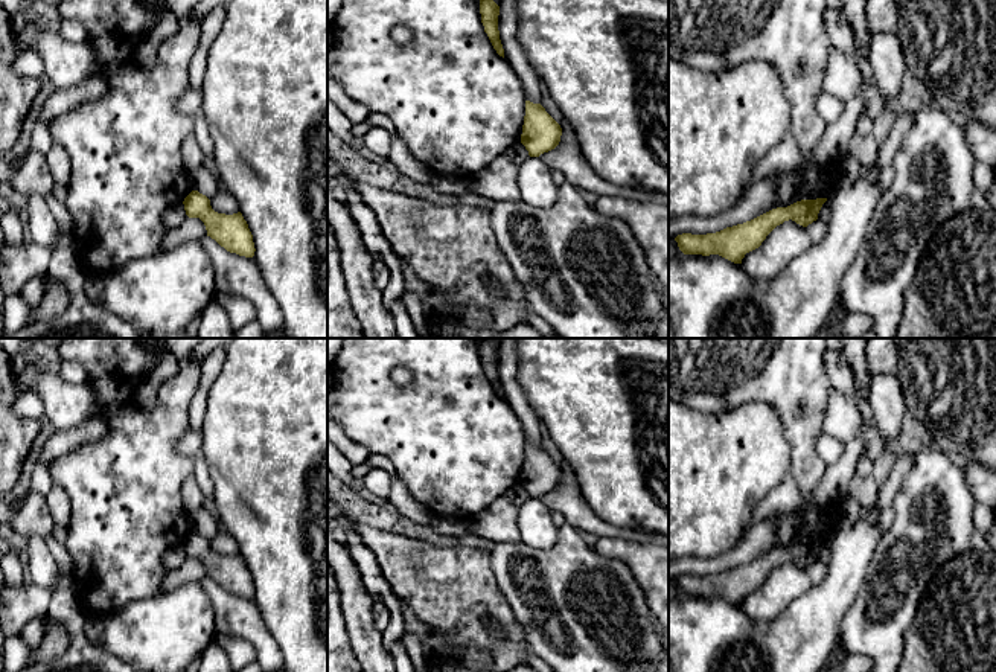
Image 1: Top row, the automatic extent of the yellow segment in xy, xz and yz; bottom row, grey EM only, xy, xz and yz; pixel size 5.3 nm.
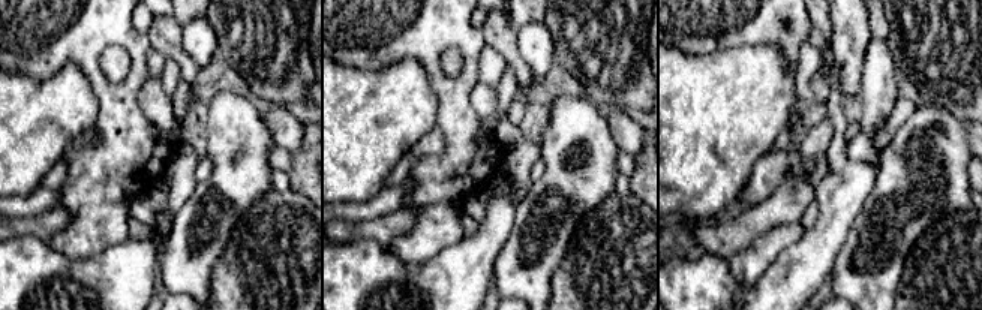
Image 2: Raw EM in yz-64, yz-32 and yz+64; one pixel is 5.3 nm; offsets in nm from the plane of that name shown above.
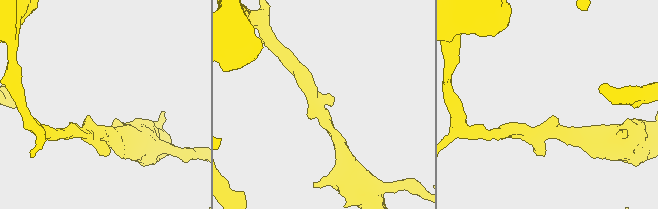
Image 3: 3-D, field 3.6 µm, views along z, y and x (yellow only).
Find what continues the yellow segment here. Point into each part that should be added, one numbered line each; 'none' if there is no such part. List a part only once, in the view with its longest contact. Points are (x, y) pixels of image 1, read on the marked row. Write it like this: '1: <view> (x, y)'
none

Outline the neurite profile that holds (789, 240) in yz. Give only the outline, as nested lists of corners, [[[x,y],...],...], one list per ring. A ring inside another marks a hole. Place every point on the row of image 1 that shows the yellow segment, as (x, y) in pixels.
[[[789,219],[777,226],[758,248],[746,253],[742,267],[752,280],[771,280],[812,245],[807,227]]]

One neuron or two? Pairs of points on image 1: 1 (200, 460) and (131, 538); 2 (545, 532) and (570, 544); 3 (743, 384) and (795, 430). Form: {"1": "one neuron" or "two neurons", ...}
{"1": "two neurons", "2": "two neurons", "3": "one neuron"}

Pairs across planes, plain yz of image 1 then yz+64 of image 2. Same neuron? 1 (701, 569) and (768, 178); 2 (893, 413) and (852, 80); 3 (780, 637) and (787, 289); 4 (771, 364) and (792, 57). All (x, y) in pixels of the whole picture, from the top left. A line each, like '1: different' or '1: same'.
1: same
2: different
3: same
4: same

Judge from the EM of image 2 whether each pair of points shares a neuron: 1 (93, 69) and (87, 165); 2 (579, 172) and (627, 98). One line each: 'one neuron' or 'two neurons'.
1: one neuron
2: two neurons

